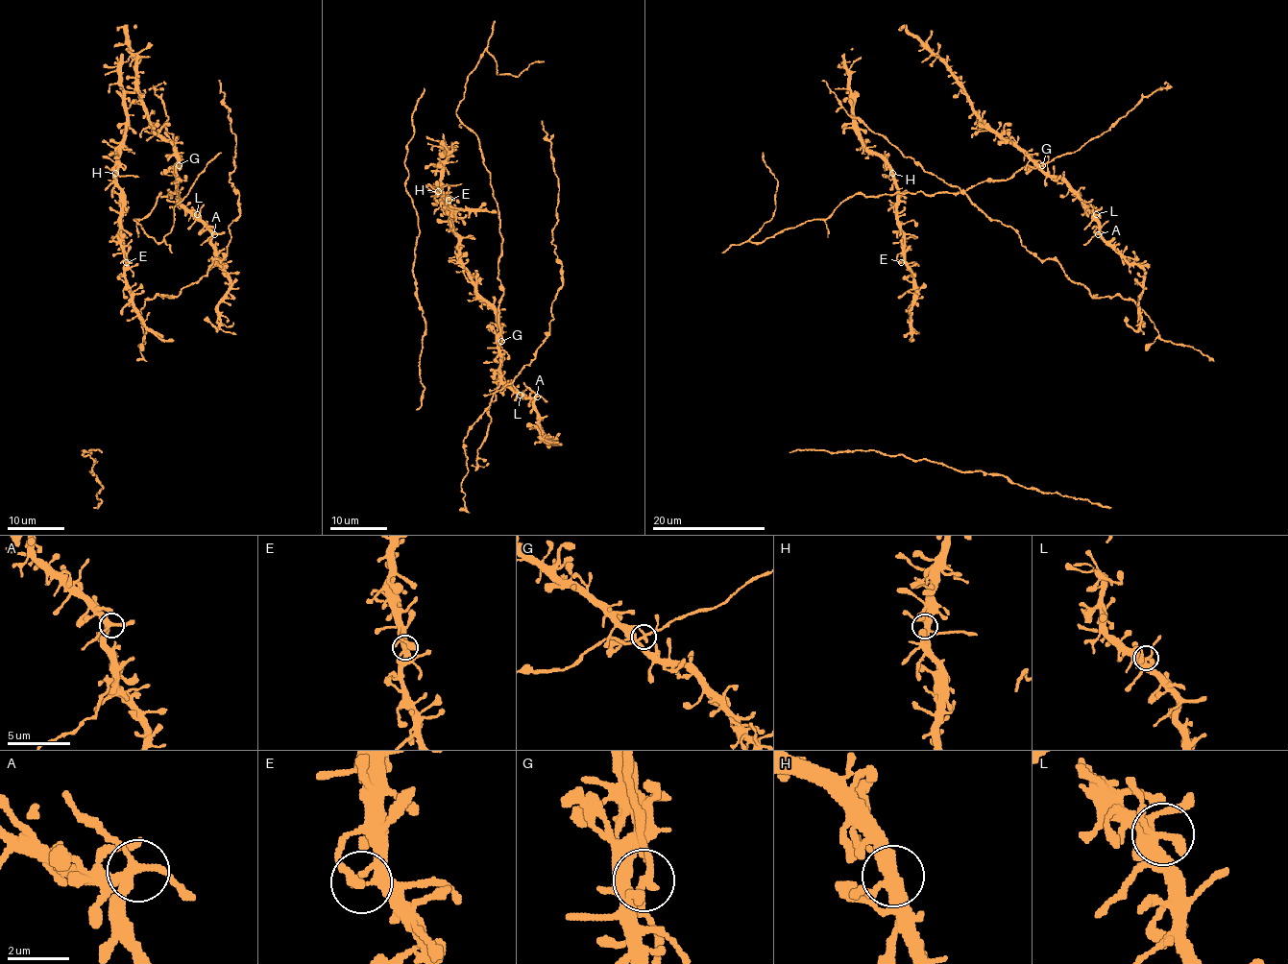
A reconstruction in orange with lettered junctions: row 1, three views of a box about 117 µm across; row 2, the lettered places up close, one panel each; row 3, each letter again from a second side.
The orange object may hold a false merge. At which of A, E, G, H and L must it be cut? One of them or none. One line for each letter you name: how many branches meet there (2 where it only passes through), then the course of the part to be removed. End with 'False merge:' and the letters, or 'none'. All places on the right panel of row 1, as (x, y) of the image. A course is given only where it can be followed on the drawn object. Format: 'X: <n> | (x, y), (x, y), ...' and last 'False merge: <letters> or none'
False merge: none

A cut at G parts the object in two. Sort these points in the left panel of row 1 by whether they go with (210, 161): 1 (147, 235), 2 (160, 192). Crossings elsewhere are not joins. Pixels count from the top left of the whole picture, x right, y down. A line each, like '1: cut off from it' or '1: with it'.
1: with it
2: with it

